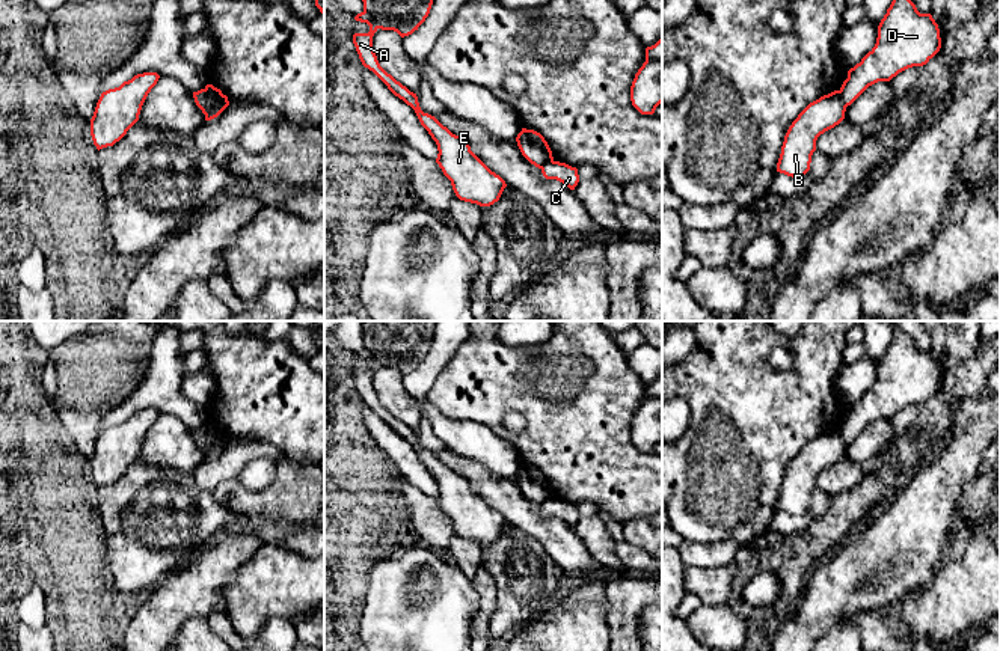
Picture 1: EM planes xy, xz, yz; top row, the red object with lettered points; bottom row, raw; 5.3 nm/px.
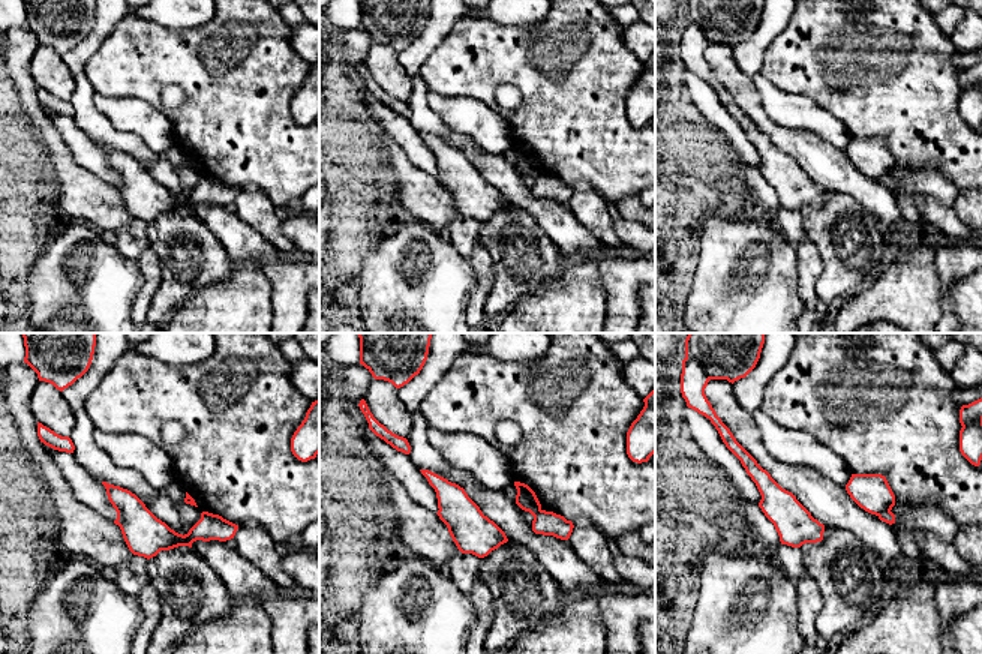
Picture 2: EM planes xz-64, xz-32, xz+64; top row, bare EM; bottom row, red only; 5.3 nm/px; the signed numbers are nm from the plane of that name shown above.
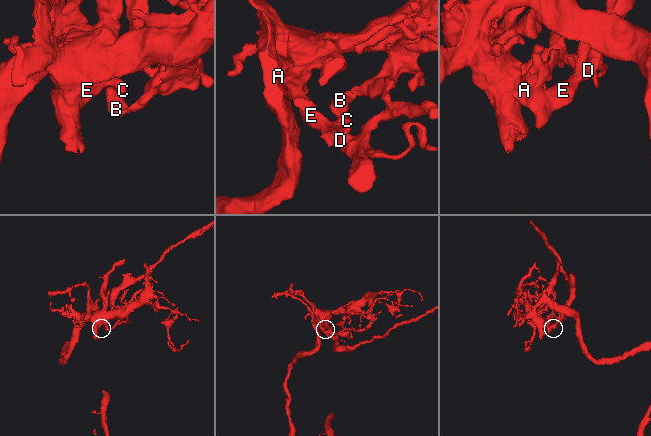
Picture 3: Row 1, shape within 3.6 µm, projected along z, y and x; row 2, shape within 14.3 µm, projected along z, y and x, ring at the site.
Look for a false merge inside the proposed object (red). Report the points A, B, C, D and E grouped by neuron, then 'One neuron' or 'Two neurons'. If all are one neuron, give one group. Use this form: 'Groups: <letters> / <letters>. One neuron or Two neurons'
Groups: A C D E / B. Two neurons

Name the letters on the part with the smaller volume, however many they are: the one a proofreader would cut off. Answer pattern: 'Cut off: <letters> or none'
Cut off: A, C, D, E

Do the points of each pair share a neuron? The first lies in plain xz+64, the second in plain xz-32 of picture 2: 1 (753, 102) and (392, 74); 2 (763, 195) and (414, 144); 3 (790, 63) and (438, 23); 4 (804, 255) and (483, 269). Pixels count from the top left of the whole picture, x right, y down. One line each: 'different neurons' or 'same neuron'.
1: same neuron
2: different neurons
3: different neurons
4: same neuron

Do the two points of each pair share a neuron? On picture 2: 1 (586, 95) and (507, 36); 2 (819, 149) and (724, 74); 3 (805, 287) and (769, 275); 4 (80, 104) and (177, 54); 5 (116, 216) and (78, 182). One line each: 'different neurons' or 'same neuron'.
1: same neuron
2: same neuron
3: different neurons
4: different neurons
5: same neuron

